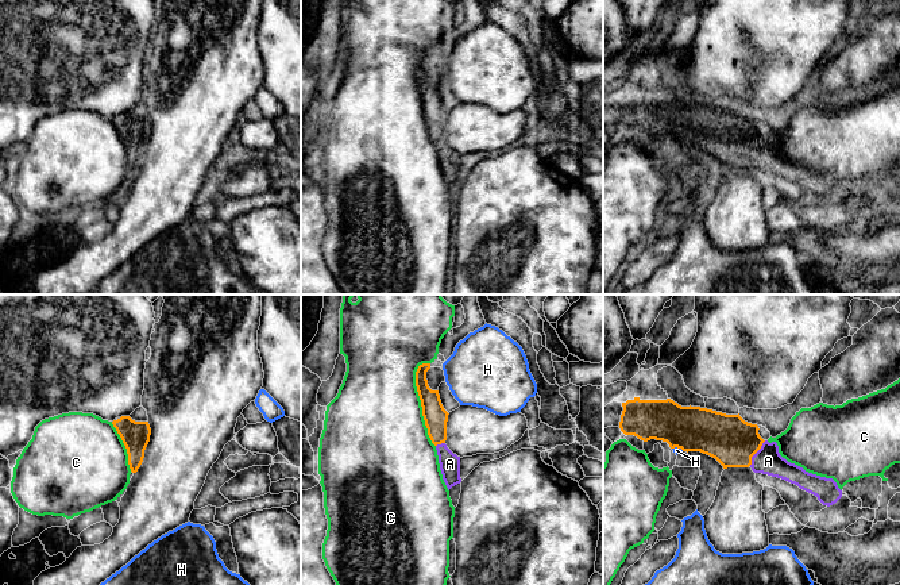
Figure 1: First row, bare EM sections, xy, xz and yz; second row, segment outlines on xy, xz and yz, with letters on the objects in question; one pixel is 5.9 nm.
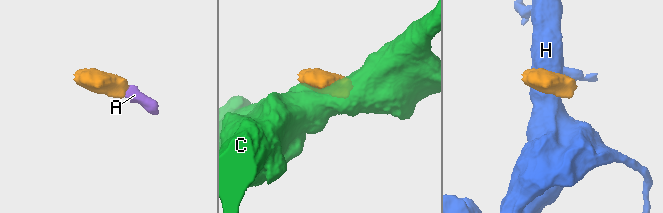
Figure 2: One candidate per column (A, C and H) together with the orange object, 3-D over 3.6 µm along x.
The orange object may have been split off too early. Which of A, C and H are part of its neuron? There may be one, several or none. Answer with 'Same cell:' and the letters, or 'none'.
Same cell: A

